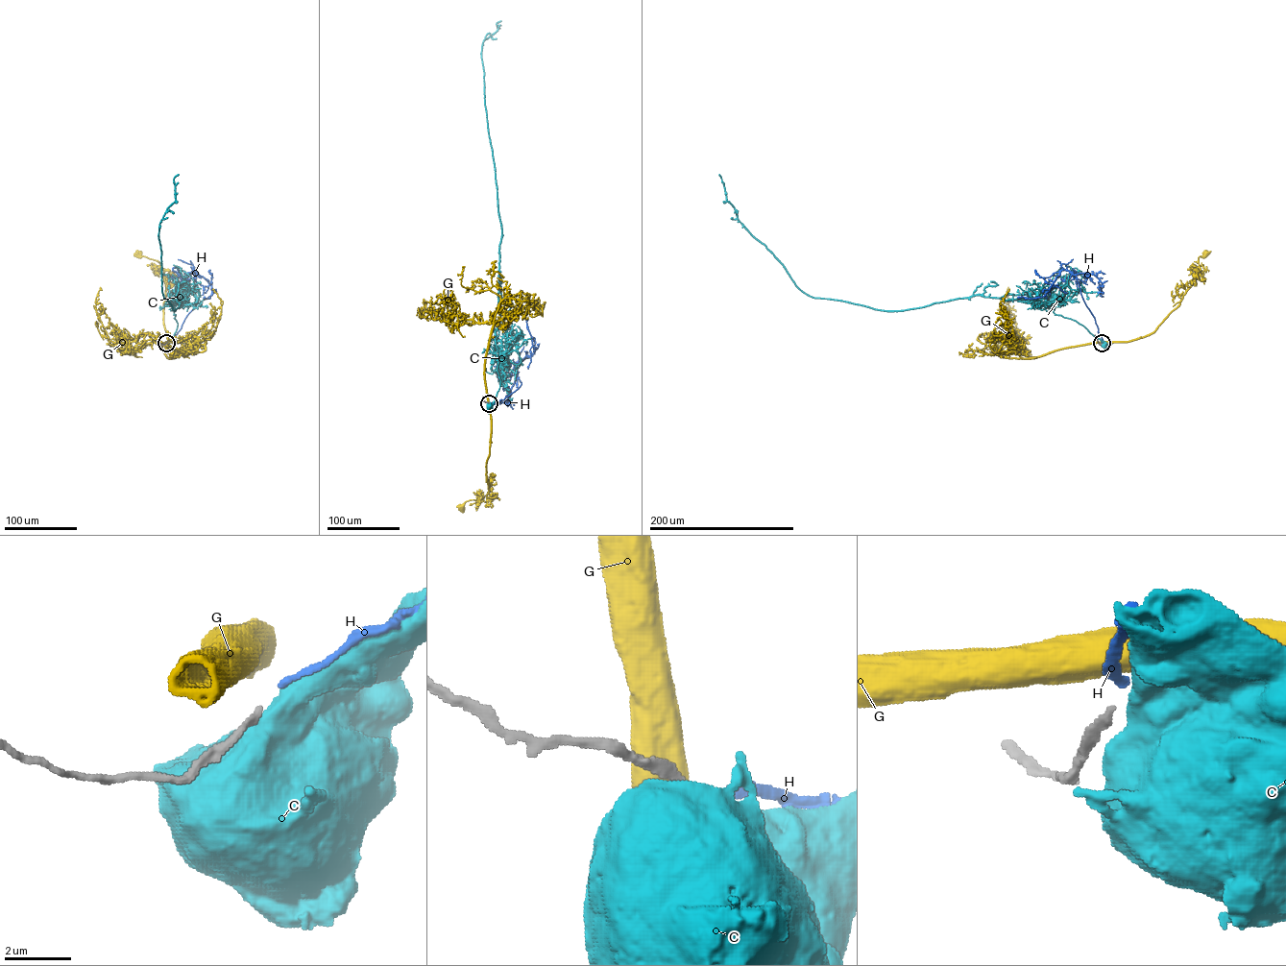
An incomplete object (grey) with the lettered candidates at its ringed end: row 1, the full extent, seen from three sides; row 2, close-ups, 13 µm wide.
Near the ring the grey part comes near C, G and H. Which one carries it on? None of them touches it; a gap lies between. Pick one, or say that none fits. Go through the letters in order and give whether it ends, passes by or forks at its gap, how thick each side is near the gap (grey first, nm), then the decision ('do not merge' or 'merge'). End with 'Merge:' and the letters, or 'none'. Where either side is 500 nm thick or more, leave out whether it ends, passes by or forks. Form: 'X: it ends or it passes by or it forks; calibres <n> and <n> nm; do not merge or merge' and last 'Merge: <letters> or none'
C: calibres 220 and 750 nm; do not merge
G: calibres 220 and 750 nm; do not merge
H: it ends; calibres 220 and 240 nm; merge
Merge: H

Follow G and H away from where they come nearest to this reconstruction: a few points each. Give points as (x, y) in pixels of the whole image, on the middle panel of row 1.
G: (489, 403), (491, 431), (486, 469), (487, 501), (470, 499), (461, 508)
H: (489, 403), (503, 399), (521, 384), (516, 366), (534, 350), (527, 319)

